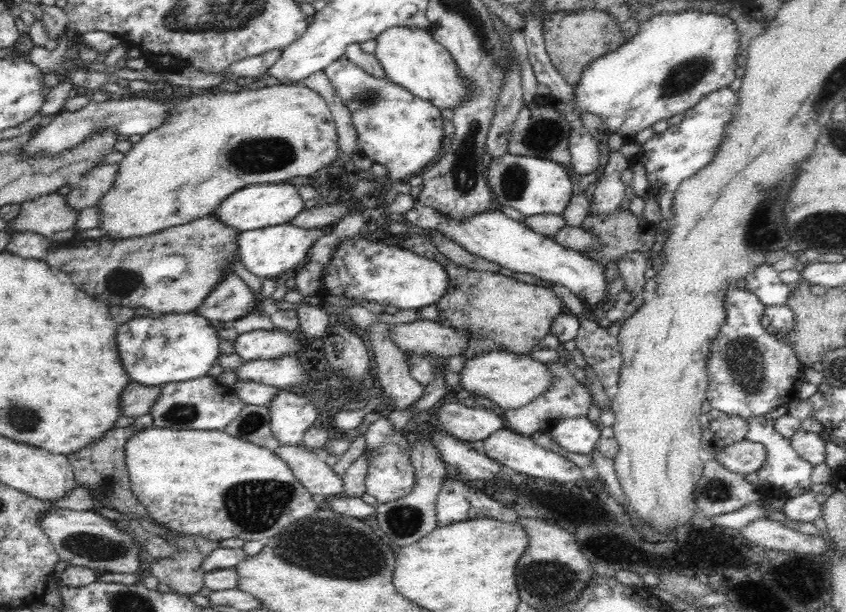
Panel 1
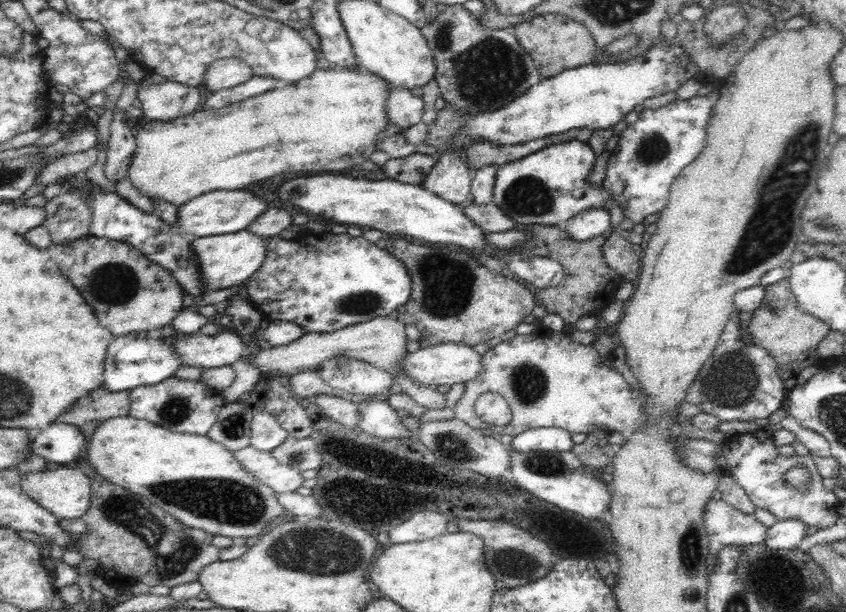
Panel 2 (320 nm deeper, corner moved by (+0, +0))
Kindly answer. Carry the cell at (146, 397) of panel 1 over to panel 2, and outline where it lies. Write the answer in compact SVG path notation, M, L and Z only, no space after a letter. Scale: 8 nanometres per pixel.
M102 386L75 400L57 422L77 426L90 440L100 422L128 414L129 391L110 392Z

